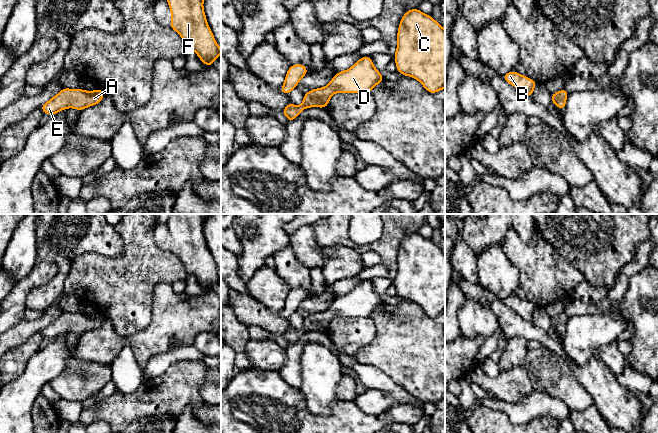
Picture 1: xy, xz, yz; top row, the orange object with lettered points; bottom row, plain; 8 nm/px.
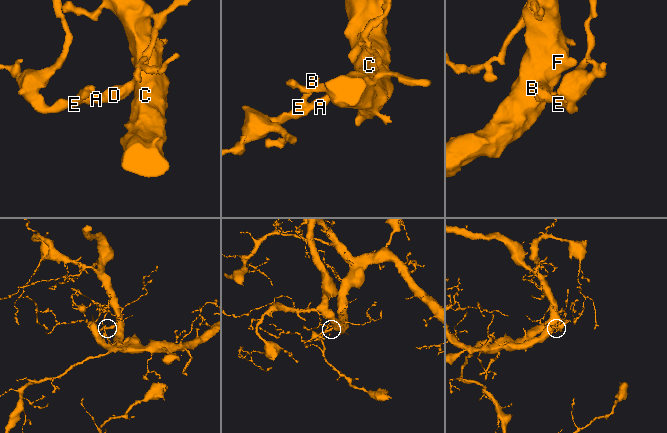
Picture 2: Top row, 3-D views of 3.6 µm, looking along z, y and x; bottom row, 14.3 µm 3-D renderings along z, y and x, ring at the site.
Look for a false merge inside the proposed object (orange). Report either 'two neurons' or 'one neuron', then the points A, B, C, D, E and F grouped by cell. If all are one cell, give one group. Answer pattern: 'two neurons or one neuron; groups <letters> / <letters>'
one neuron; groups A B C D E F

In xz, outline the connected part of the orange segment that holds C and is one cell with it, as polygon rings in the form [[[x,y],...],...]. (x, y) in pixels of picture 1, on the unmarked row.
[[[419,233],[408,234],[401,242],[397,256],[397,273],[394,280],[397,296],[418,304],[431,318],[445,313],[445,253],[431,239]]]

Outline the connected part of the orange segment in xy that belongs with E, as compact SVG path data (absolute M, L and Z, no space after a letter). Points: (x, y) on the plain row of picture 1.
M64 311L57 319L44 327L40 333L43 337L54 339L67 332L81 335L90 330L99 328L105 316L102 313L86 315L83 313L69 313Z

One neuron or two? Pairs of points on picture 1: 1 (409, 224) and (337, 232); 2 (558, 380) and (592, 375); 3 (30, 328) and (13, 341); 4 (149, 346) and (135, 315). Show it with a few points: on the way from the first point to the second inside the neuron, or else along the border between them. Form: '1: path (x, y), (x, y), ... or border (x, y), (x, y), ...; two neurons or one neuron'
1: path (391, 237), (381, 247), (355, 246); one neuron
2: border (562, 357), (573, 376), (590, 395); two neurons
3: path (26, 328), (17, 337); one neuron
4: border (151, 308), (151, 321), (143, 329), (119, 335); two neurons

